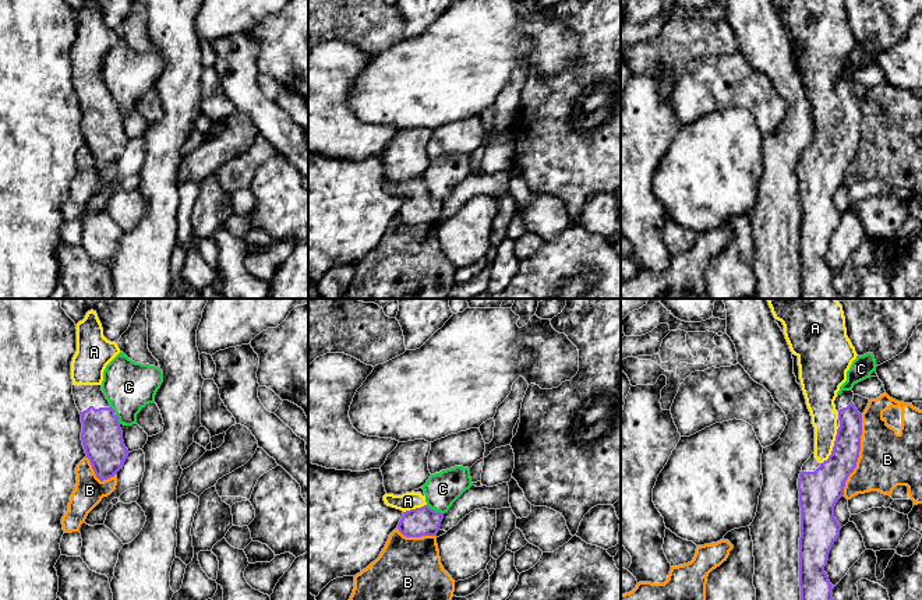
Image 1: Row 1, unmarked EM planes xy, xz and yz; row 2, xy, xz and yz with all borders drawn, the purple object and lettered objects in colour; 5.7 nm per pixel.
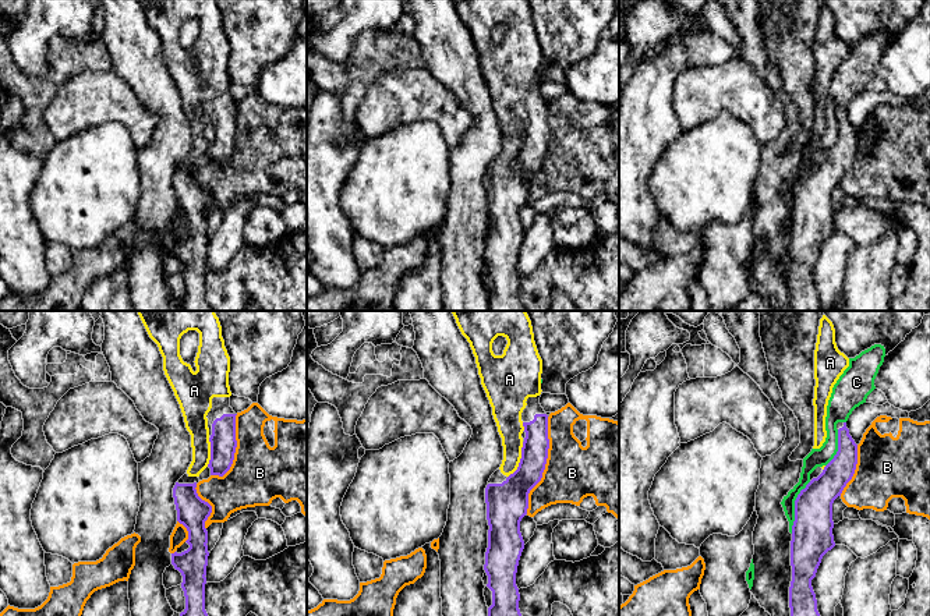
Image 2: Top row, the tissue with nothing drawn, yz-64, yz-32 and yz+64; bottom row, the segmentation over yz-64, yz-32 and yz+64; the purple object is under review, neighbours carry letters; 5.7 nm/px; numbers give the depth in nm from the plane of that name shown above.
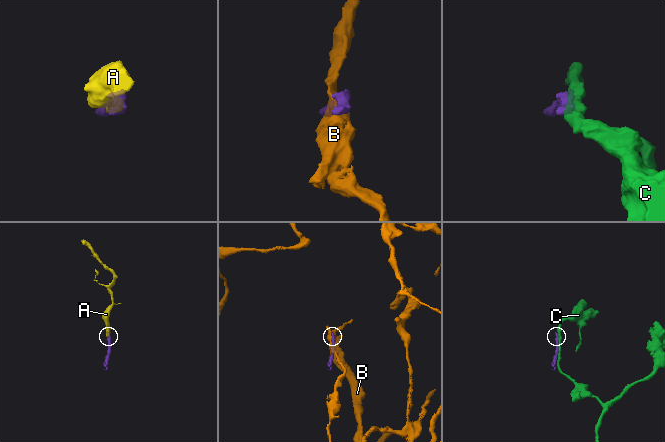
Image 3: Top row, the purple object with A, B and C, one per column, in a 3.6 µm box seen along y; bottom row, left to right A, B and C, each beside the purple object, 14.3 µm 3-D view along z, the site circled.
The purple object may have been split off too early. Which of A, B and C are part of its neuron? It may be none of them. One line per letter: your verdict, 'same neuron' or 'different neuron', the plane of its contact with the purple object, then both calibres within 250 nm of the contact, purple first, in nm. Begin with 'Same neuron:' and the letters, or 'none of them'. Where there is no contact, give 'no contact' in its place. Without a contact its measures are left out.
Same neuron: A
A: same neuron; meets purple in yz; 220 nm thick on the purple side, 150 nm on the other
B: different neuron; meets purple in yz; 220 nm thick on the purple side, 320 nm on the other
C: different neuron; meets purple in xz; 160 nm thick on the purple side, 200 nm on the other

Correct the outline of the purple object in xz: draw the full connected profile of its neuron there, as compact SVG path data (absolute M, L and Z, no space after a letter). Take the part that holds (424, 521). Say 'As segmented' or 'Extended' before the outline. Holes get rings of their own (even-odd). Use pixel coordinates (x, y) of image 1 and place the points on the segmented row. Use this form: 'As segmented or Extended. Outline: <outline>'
Extended. Outline: M411 491L402 495L385 494L384 501L388 507L403 512L398 525L403 536L437 536L444 513L431 509L421 493Z

